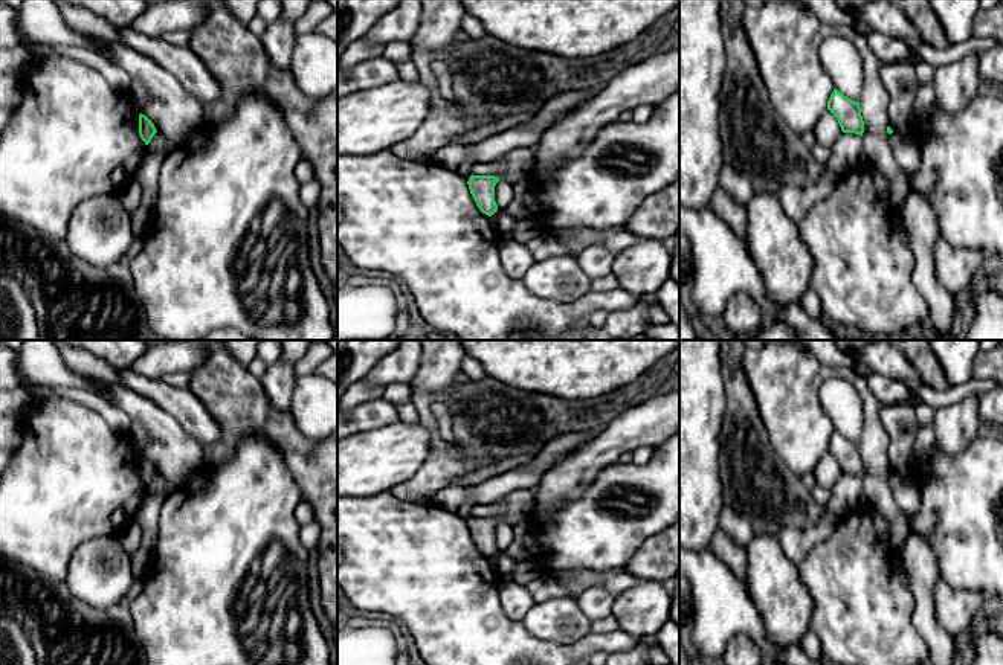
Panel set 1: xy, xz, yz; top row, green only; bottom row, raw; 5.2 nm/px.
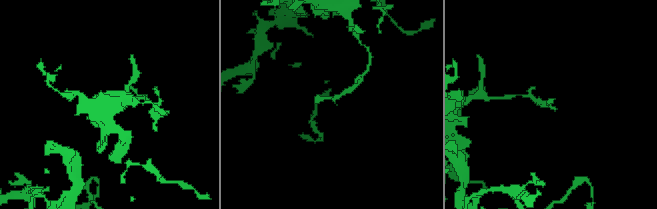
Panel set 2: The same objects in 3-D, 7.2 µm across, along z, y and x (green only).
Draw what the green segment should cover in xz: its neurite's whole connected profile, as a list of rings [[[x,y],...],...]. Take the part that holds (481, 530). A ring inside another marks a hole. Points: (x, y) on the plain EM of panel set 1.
[[[470,517],[467,526],[470,535],[479,549],[479,552],[489,558],[492,558],[498,552],[498,546],[495,543],[495,528],[499,523],[495,517]]]

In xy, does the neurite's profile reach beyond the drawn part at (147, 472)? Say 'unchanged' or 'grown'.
unchanged

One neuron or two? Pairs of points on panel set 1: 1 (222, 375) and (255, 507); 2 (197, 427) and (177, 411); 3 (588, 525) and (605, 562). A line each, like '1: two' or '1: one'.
1: two
2: one
3: one

